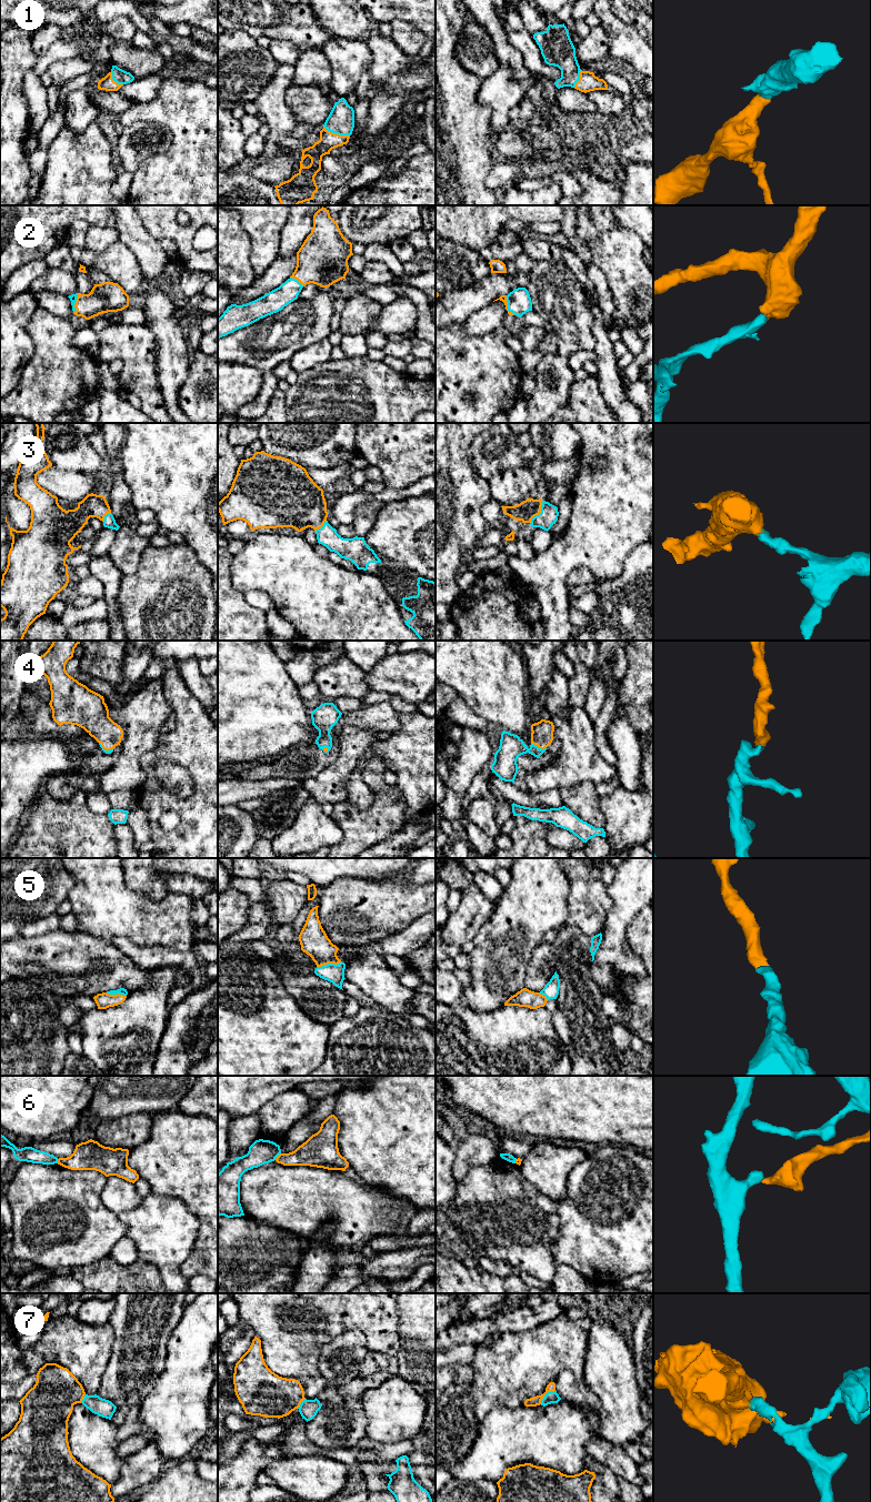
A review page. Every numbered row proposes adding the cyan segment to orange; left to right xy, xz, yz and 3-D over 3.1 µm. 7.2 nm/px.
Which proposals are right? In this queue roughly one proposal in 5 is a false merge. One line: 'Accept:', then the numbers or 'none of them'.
Accept: 1, 2, 3, 4, 5, 7

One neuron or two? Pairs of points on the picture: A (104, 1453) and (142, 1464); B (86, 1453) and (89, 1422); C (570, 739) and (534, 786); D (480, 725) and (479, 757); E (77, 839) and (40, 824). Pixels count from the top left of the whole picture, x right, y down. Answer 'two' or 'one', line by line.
A: two
B: one
C: one
D: two
E: one

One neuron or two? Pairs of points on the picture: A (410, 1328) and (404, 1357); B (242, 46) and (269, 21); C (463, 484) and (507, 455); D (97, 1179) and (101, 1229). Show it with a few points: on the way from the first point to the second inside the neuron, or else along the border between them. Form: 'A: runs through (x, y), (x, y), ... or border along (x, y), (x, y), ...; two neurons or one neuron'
A: runs through (410, 1334), (410, 1350); one neuron
B: border along (229, 28), (243, 29), (256, 39); two neurons
C: border along (469, 450), (473, 469), (487, 480); two neurons
D: runs through (93, 1191), (93, 1217); one neuron

